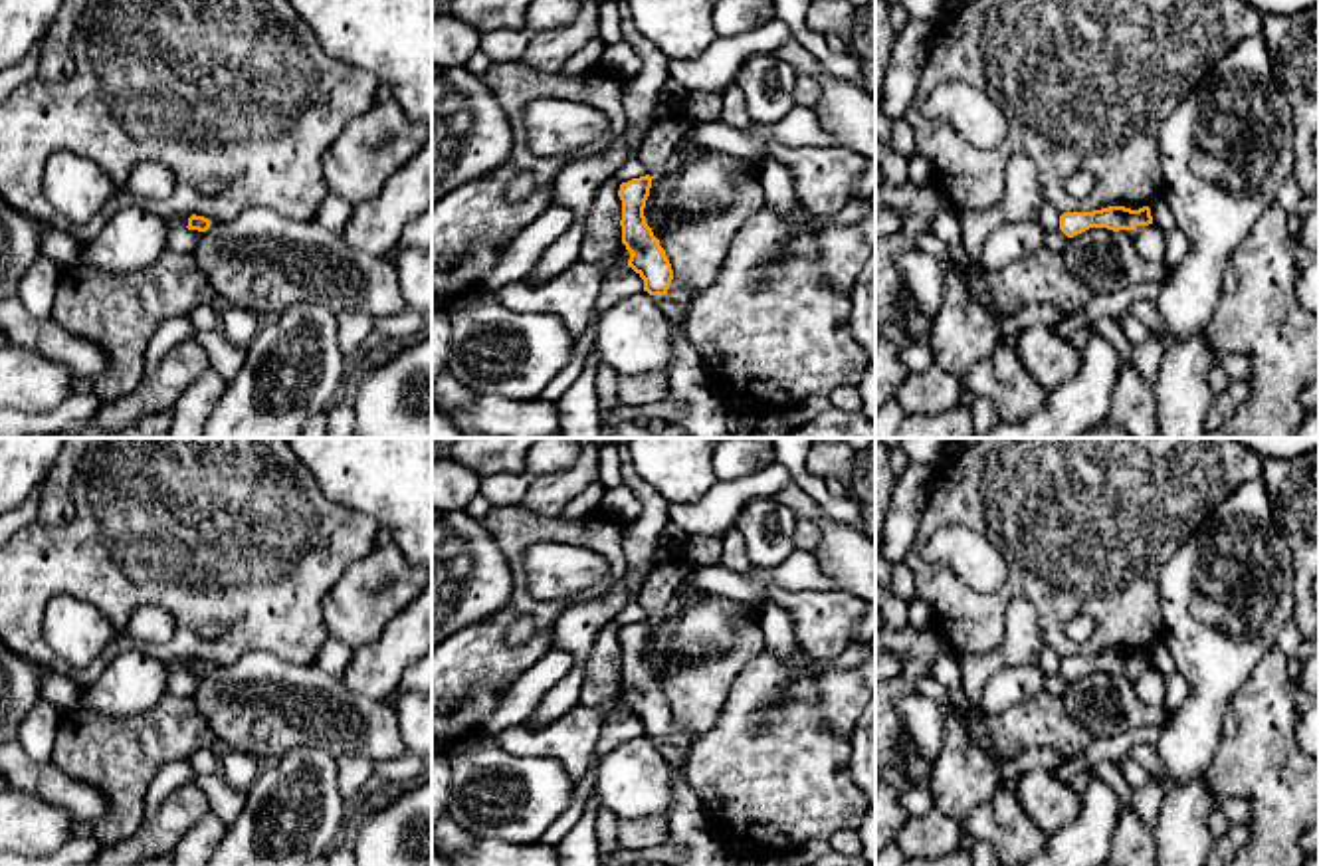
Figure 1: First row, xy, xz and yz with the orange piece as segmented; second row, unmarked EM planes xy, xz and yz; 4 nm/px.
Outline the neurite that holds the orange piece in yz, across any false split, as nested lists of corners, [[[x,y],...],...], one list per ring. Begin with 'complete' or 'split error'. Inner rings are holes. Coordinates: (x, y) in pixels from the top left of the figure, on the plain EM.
complete; [[[1109,650],[1093,656],[1064,656],[1060,660],[1060,674],[1067,682],[1073,682],[1089,672],[1107,672],[1119,676],[1149,668],[1153,668],[1149,650],[1143,650],[1139,654],[1131,654],[1125,650]]]

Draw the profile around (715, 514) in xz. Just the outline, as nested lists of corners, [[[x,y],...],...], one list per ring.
[[[772,462],[745,478],[717,482],[695,503],[671,503],[667,515],[669,521],[685,535],[723,537],[735,529],[735,523],[749,499],[770,499],[776,489],[792,482],[790,470],[778,462]]]

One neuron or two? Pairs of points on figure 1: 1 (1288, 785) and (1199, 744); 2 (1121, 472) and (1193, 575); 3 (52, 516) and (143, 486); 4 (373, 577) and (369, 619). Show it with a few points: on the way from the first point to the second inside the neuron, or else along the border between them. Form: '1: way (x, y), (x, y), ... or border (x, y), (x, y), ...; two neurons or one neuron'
1: border (1226, 706), (1220, 718), (1217, 754), (1203, 773); two neurons
2: border (1207, 516), (1161, 569), (1159, 595); two neurons
3: border (80, 462), (74, 516), (40, 526); two neurons
4: way (369, 587), (367, 609); one neuron

